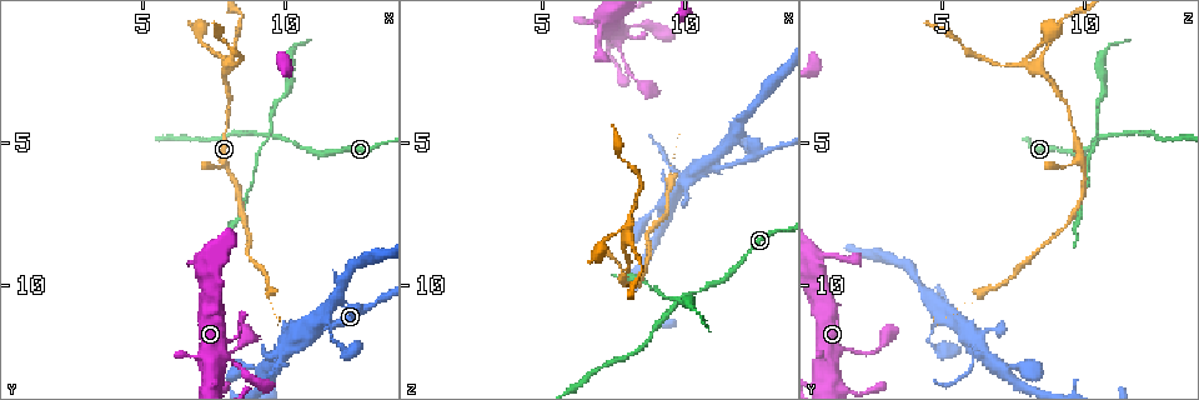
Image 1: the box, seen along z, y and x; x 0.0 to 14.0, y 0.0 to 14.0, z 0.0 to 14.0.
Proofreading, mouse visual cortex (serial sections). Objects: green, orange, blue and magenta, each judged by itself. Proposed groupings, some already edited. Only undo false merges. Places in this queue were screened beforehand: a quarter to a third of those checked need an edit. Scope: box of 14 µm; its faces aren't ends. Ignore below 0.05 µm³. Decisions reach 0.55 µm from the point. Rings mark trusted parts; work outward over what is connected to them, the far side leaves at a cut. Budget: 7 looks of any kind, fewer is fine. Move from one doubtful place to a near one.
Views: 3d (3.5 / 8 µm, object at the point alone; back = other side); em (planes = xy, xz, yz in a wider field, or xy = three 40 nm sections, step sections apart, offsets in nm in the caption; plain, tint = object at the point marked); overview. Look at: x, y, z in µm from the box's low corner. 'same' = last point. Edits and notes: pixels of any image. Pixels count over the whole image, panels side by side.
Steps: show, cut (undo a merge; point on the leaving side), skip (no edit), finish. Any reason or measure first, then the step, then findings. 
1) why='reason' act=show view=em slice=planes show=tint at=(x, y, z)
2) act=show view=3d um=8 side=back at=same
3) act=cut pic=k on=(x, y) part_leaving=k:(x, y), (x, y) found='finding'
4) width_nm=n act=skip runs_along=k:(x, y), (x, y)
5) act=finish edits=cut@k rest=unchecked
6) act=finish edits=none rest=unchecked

why='four-way junction' act=show view=3d um=3.5 at=(9.8, 4.8, 10.5)

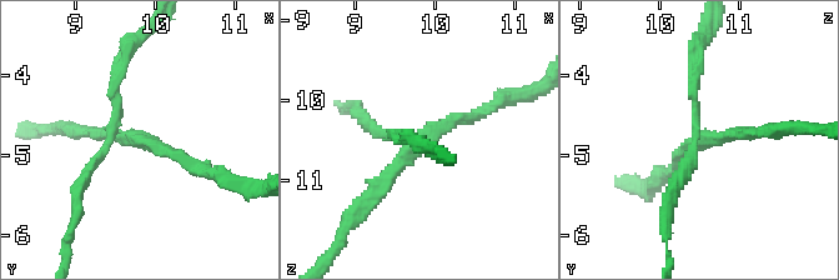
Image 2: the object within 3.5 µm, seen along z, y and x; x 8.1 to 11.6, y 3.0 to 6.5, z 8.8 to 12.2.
arms=4 arm_widths_nm=150,150,150,200 act=show view=em slice=xy step=1 show=tint at=(9.85, 4.80, 10.55)

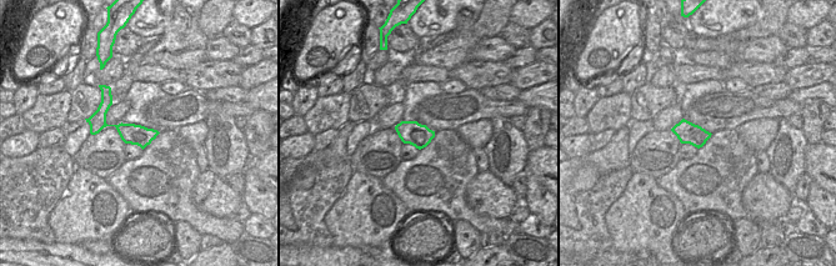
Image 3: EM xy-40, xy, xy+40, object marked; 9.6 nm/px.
act=skip runs_along=2:(206, 173), (114, 130), (117, 76) found='all the same cell'

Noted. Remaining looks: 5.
act=show view=3d um=3.5 at=(10.7, 11.7, 5.8)

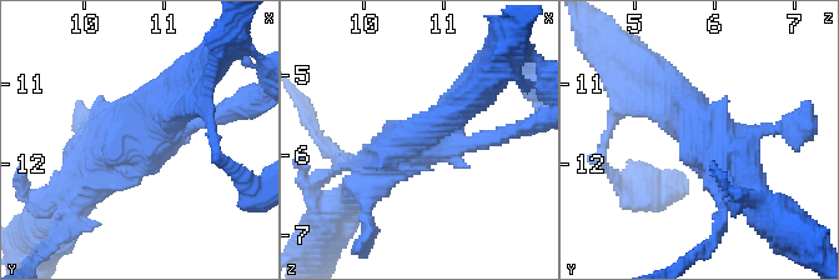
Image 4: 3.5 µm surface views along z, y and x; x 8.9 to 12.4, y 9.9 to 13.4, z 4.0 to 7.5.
why='now the EM' act=show view=em slice=xy step=5 show=tint at=(10.80, 11.70, 5.85)

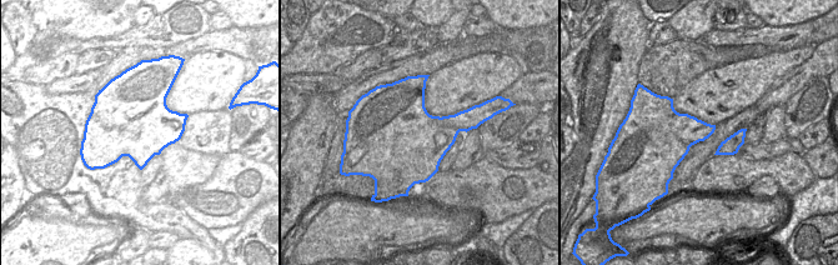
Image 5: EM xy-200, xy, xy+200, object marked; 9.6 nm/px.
act=cut pic=4 on=(112, 121) part_leaving=4:(169, 135), (115, 143), (76, 189) found='two cells meet here'

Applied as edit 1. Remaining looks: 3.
why='sharp bend' act=show view=3d um=3.5 at=(7.9, 2.3, 8.0)

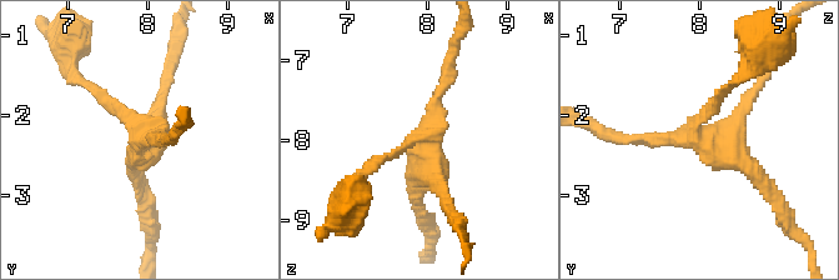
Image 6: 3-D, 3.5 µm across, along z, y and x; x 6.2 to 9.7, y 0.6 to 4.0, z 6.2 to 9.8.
arms=4 arm_widths_nm=150,150,200,200 act=show view=em slice=xy step=5 show=tint at=(7.95, 2.25, 8.00)

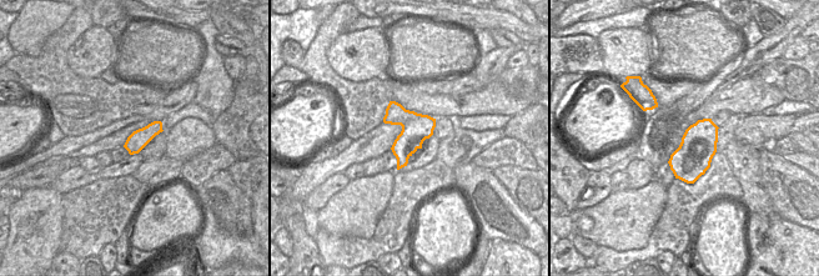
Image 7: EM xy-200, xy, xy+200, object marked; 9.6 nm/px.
act=skip runs_along=6:(139, 176), (142, 130), (89, 84) found='continuous, no second cell'

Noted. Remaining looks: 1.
act=finish edits=cut@4 rest=unchecked

